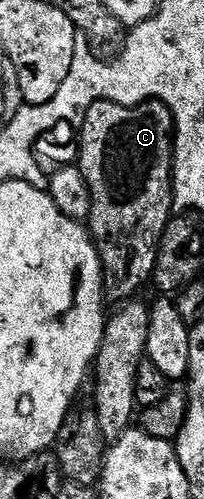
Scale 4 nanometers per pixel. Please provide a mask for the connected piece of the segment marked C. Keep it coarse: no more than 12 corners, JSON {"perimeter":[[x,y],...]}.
{"perimeter":[[165,103],[79,125],[110,300],[153,278],[173,209]]}

